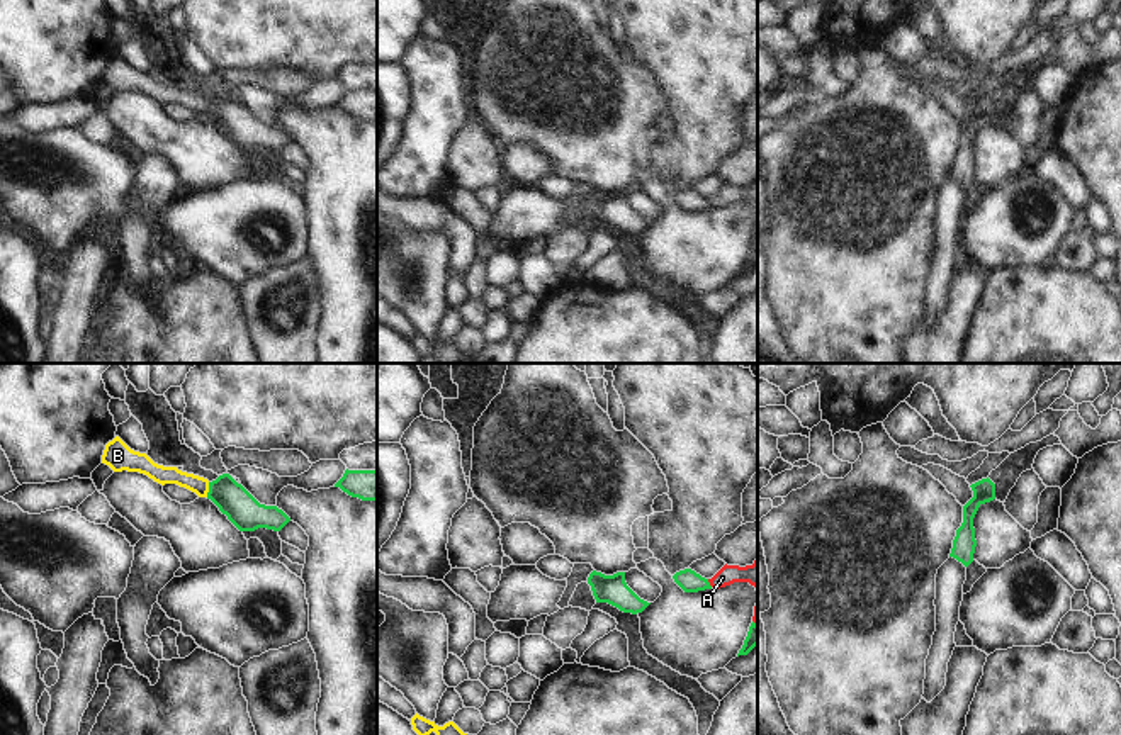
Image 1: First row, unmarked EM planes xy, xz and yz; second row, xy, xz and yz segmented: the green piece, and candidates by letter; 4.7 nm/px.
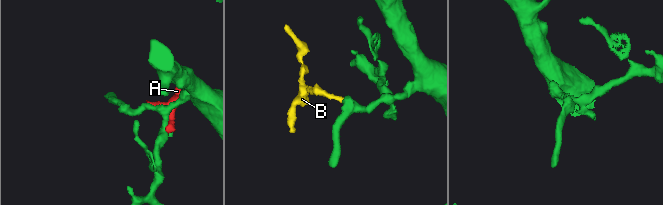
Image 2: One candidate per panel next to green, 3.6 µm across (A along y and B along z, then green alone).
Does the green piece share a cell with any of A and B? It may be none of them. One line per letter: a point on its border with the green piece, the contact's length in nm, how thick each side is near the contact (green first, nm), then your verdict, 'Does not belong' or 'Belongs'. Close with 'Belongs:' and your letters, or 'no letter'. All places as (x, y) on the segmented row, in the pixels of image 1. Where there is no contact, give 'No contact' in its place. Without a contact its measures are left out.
A: Touches green at xz (709, 583). Shared border 50 nm. Thickness 100 nm (green) against 110 nm. Does not belong
B: Touches green at xy (209, 489). Shared border 70 nm. Thickness 160 nm (green) against 90 nm. Belongs
Belongs: B.

